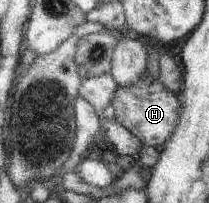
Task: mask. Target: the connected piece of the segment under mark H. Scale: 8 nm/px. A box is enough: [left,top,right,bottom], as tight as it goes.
[111,72,182,146]

